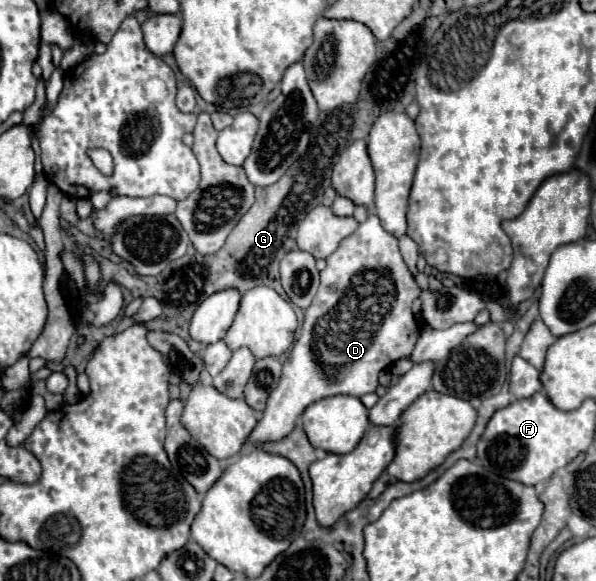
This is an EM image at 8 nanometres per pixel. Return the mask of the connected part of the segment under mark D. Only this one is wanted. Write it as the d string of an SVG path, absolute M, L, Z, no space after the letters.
M369 215L367 221L359 223L357 231L349 235L335 253L327 257L327 267L321 271L319 291L305 311L305 321L301 327L301 335L295 341L287 361L283 363L283 375L277 389L269 395L263 417L247 437L245 445L261 445L269 441L281 441L287 437L299 415L315 401L333 395L353 395L361 397L365 393L373 393L379 385L379 373L393 365L399 359L409 359L411 351L419 337L419 325L413 317L411 305L421 295L419 285L415 283L413 273L407 269L401 259L397 239L389 235L377 215Z

